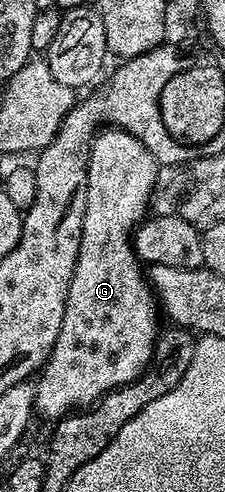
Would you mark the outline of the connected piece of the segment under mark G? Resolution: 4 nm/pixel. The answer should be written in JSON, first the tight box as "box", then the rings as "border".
{"box":[34,126,161,422],"border":[[[114,126],[104,127],[95,133],[95,139],[91,142],[91,153],[87,159],[87,201],[85,202],[85,218],[81,226],[81,246],[77,250],[77,266],[73,266],[73,278],[69,282],[69,294],[65,298],[65,318],[61,318],[61,334],[57,334],[57,342],[49,354],[47,363],[43,365],[34,381],[35,386],[35,412],[43,415],[50,422],[58,422],[64,416],[71,415],[72,412],[78,412],[82,409],[91,407],[96,400],[99,400],[107,392],[114,388],[125,386],[133,382],[142,374],[147,365],[151,363],[151,357],[155,354],[155,341],[158,340],[161,331],[161,304],[157,299],[157,293],[151,287],[151,281],[148,279],[148,273],[144,265],[135,254],[133,243],[133,233],[140,224],[143,223],[152,207],[152,196],[154,194],[155,179],[158,176],[160,163],[149,154],[149,150],[133,134],[129,134],[124,128]]]}

